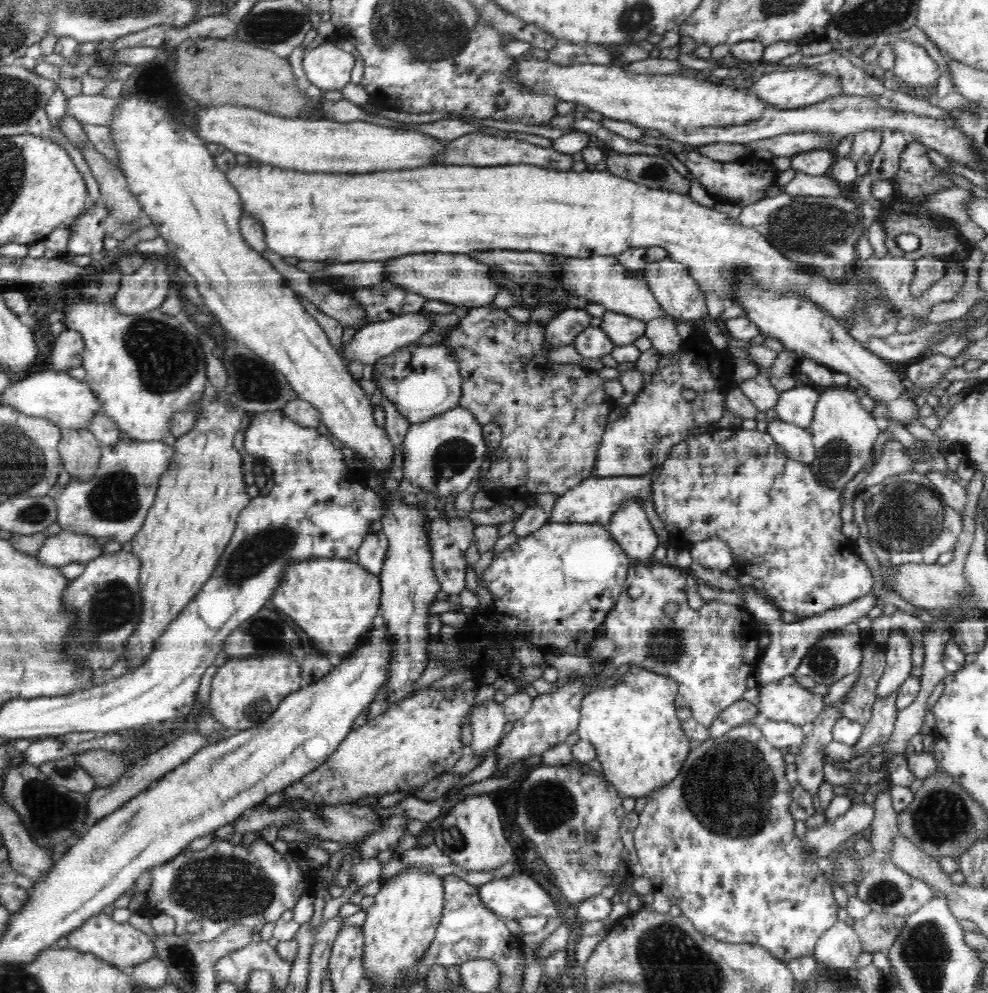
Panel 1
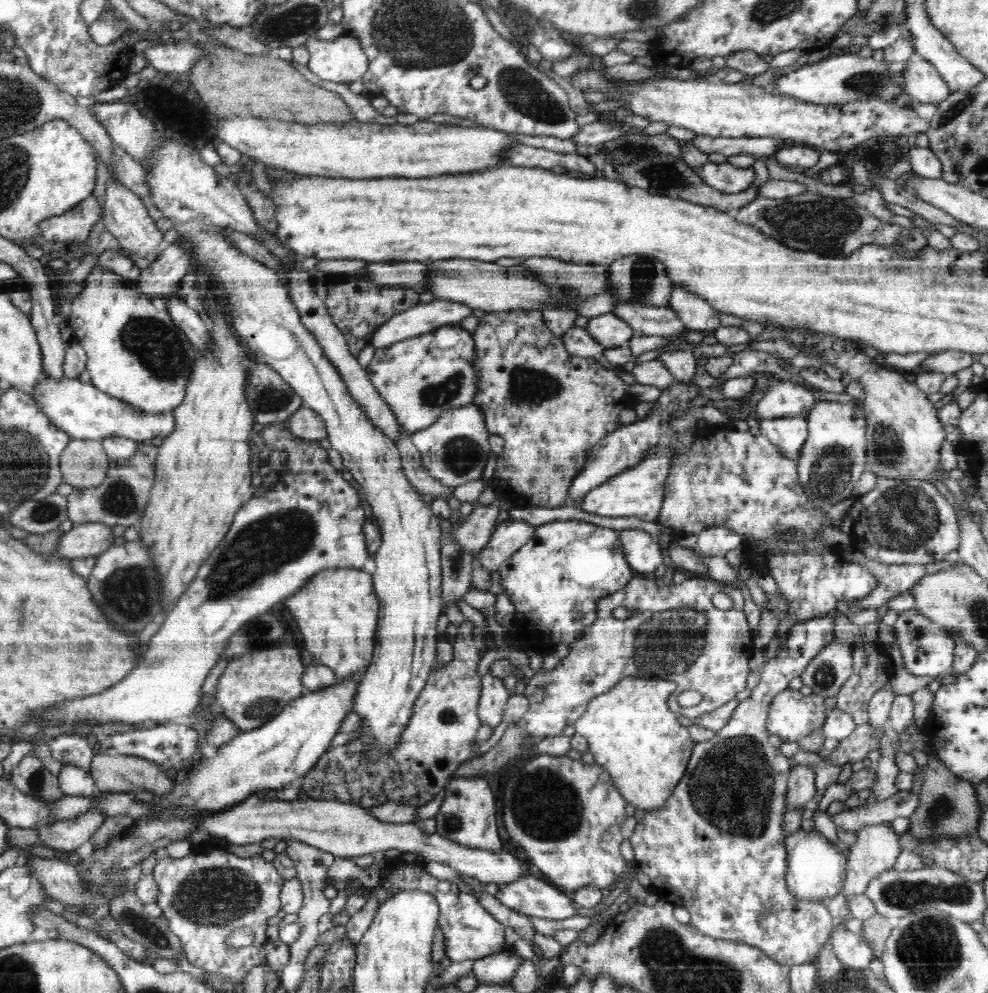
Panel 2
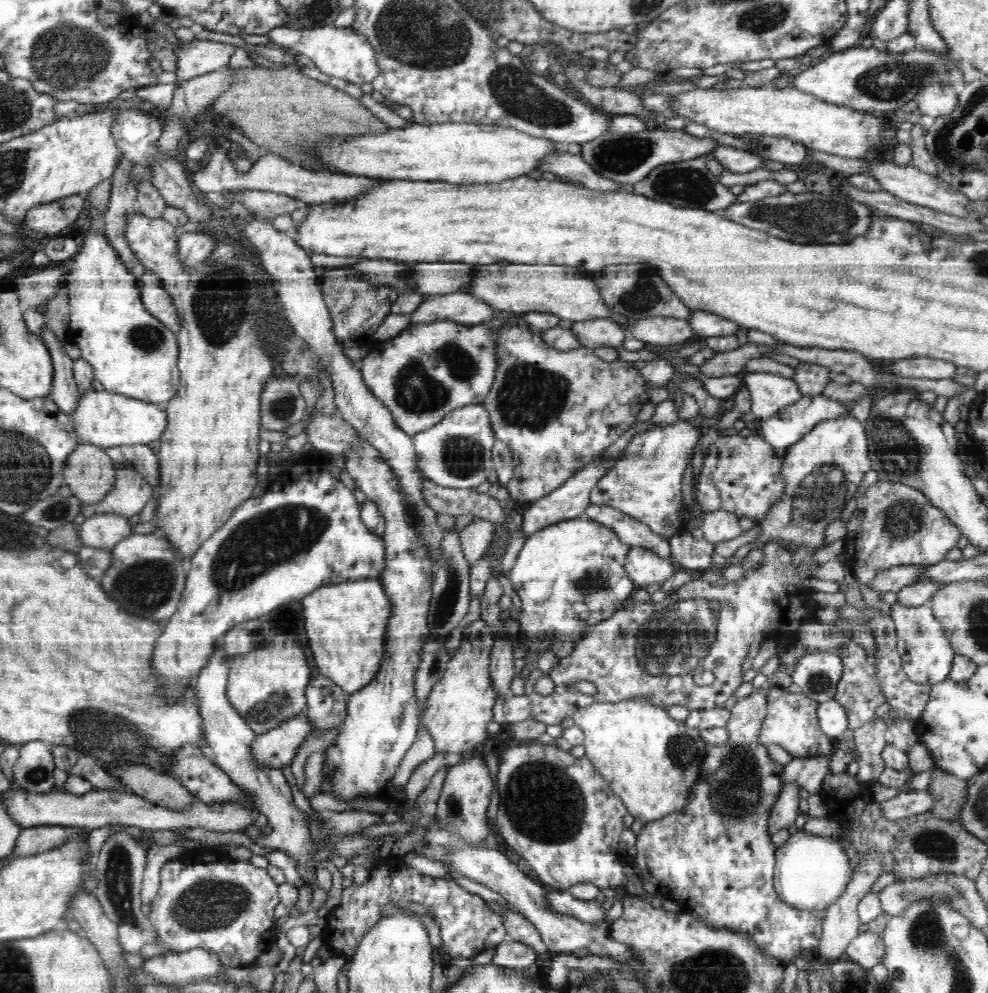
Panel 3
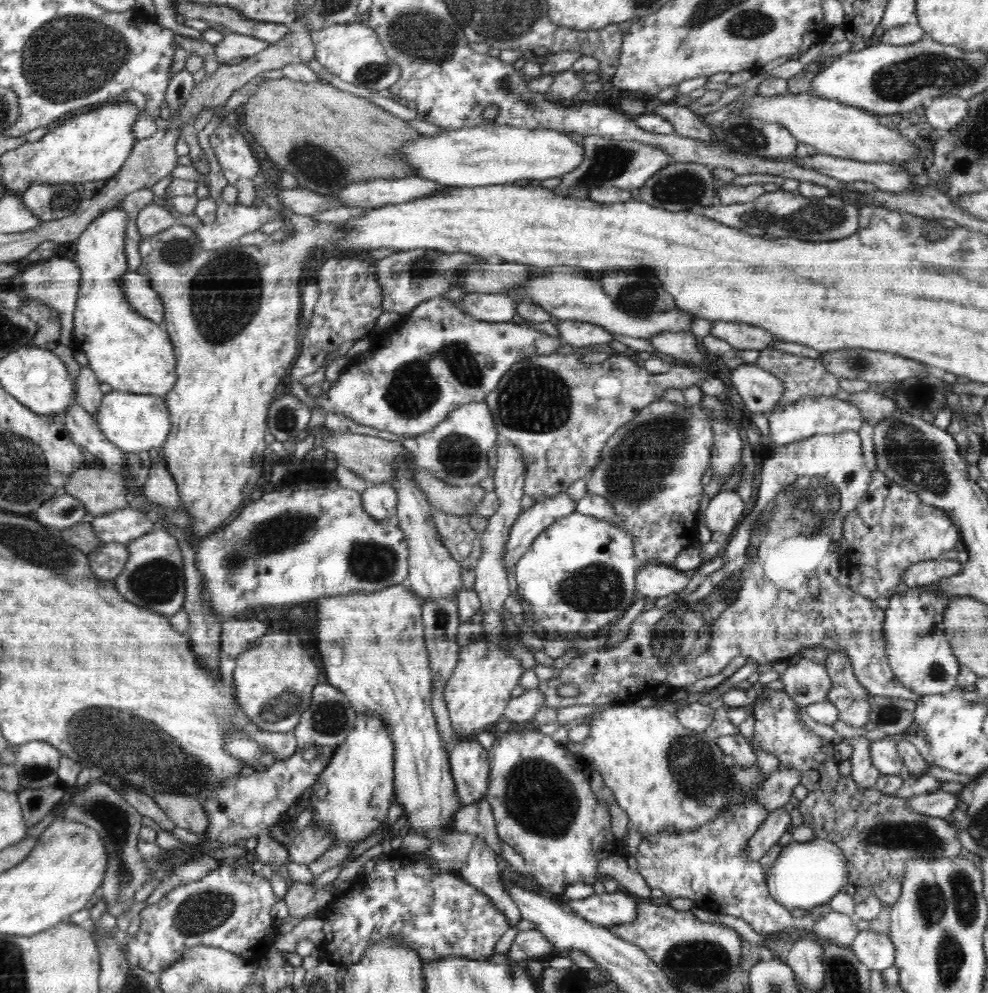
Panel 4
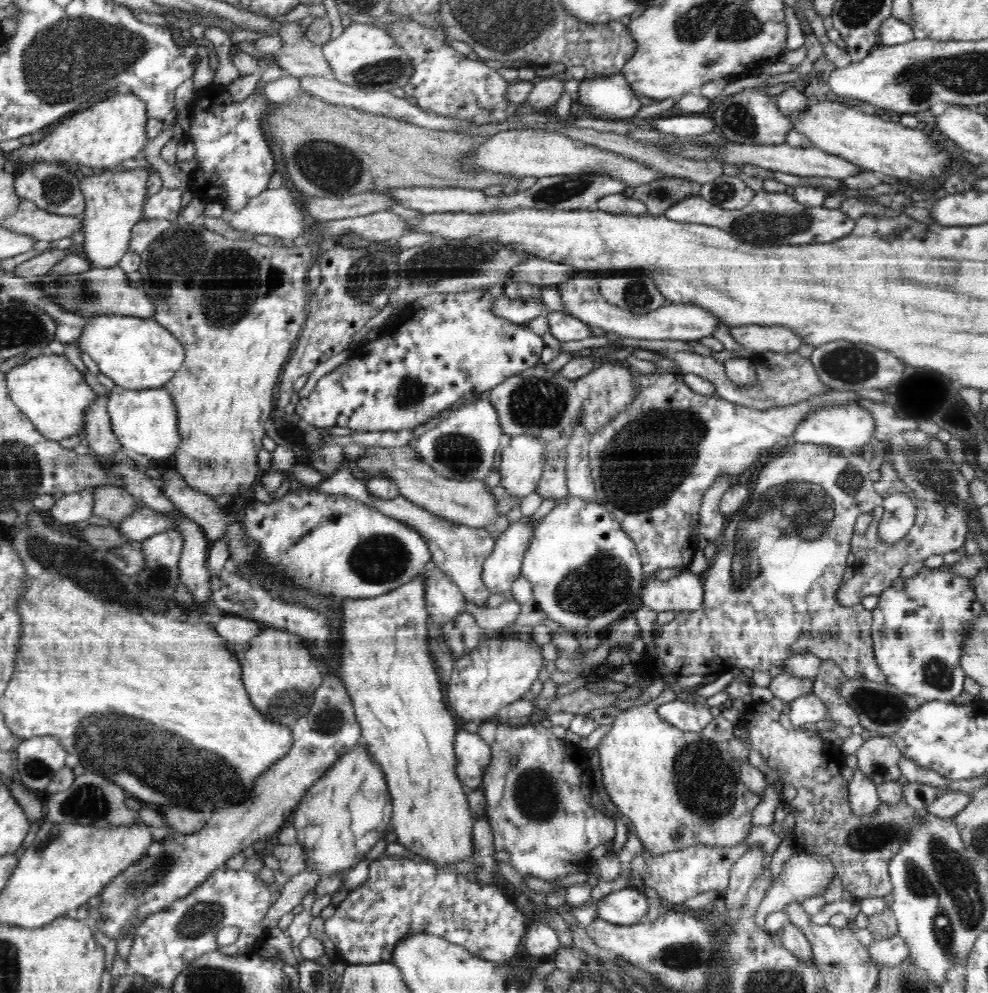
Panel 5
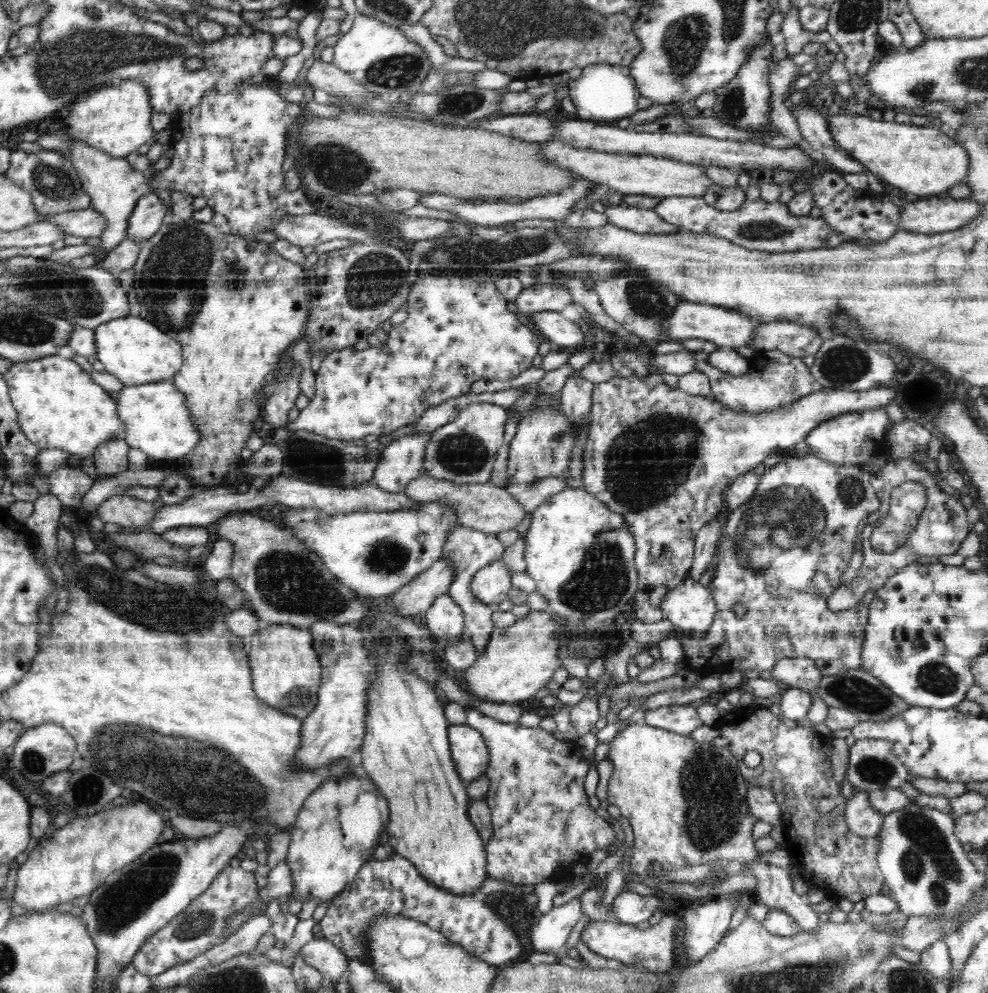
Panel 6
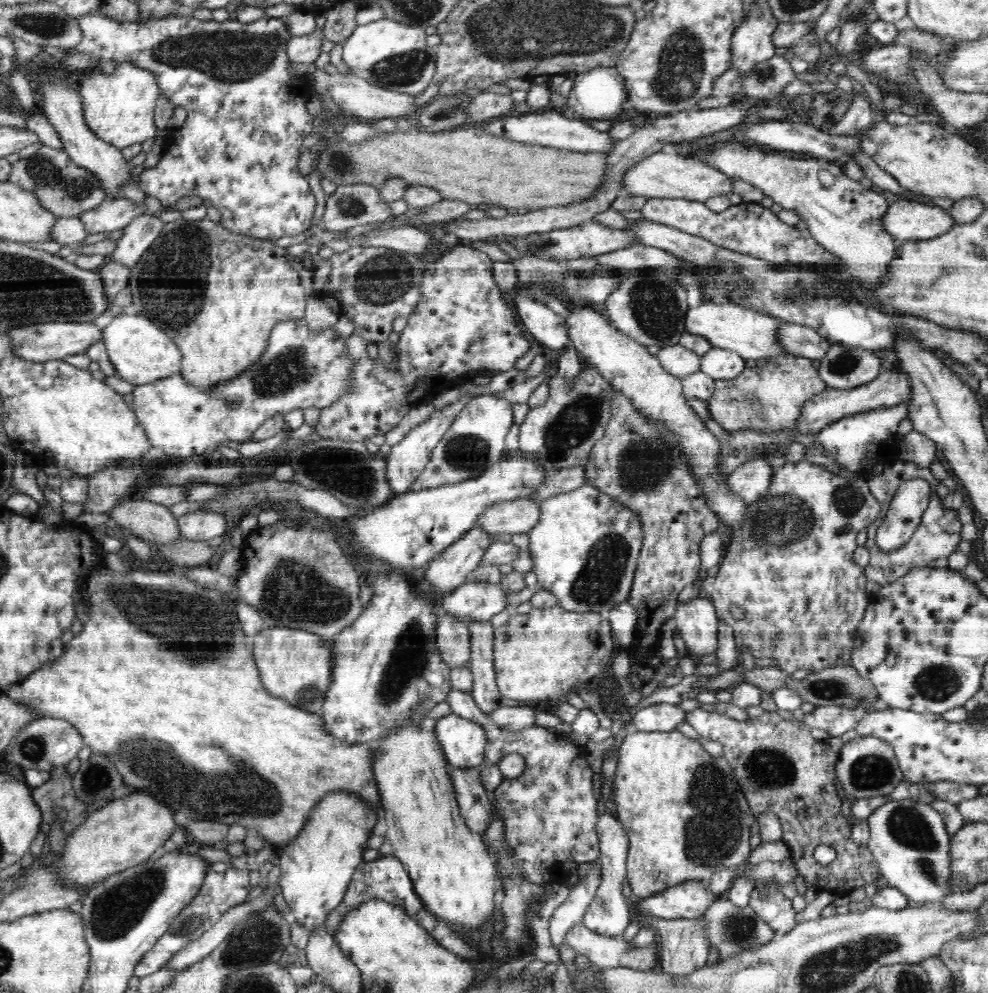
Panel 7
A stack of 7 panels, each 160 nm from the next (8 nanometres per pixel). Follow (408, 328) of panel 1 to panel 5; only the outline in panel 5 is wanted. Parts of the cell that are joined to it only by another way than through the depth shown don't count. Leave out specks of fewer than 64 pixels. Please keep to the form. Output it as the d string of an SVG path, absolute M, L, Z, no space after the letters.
M502 295L492 299L491 308L496 316L516 324L523 324L532 320L532 318L542 316L544 310L546 310L546 304L541 297L530 300L512 300L506 295Z

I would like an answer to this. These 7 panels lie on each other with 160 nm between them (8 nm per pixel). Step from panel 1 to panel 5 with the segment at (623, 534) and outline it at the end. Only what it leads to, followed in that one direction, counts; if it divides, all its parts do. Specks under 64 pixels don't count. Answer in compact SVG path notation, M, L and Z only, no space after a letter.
M685 569L668 581L646 579L641 590L643 604L658 612L692 612L704 604L703 578Z

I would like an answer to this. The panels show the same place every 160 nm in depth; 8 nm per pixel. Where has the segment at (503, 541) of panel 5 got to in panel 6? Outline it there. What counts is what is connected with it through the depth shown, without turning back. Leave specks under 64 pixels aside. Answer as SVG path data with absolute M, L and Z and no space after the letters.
M496 560L493 564L488 564L482 568L470 583L472 596L475 596L484 604L500 604L507 599L506 594L513 586L511 583L512 571L502 563Z

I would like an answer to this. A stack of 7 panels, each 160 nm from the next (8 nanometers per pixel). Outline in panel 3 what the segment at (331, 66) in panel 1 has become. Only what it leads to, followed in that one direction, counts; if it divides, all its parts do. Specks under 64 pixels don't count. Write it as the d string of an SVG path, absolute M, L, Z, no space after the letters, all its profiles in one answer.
M280 26L272 28L266 36L276 44L308 56L315 62L321 72L328 76L344 79L353 84L372 83L380 75L380 67L376 61L376 51L368 42L366 35L349 28L324 26L322 28L288 28Z

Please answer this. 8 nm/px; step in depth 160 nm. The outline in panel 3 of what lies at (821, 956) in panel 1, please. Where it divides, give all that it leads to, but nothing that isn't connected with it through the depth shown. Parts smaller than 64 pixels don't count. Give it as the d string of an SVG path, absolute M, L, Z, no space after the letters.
M867 931L852 940L846 948L845 958L860 964L866 970L871 970L874 966L883 964L882 958L885 954L885 945L881 936Z

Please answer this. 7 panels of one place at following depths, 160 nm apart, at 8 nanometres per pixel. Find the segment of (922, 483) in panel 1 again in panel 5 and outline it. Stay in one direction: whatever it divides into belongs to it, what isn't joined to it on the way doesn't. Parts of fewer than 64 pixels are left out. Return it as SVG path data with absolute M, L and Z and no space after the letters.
M888 461L880 468L882 477L878 482L874 482L875 492L886 499L892 494L902 492L911 500L914 500L916 506L916 520L914 526L910 528L908 534L898 540L896 544L884 544L878 540L878 525L883 517L884 508L877 507L872 511L873 519L864 534L852 534L850 540L850 552L856 557L853 564L854 577L841 584L836 591L835 599L840 606L852 606L858 604L869 594L879 595L885 588L888 588L896 579L901 578L900 573L904 566L926 561L931 556L946 554L952 550L958 550L964 546L969 528L966 523L966 512L954 504L943 504L942 502L923 501L916 497L916 494L900 480L899 475Z

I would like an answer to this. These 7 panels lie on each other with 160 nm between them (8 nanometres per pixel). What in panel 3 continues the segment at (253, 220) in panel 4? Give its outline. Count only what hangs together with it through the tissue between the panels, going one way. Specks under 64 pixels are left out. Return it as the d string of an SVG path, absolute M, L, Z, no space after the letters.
M186 232L178 238L178 259L186 269L197 267L220 245L219 237L210 233Z

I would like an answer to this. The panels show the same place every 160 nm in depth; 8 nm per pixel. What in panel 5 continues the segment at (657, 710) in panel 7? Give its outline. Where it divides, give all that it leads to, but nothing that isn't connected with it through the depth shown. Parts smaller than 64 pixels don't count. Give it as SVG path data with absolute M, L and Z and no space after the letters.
M674 700L658 705L658 716L684 732L700 733L712 720L707 704Z

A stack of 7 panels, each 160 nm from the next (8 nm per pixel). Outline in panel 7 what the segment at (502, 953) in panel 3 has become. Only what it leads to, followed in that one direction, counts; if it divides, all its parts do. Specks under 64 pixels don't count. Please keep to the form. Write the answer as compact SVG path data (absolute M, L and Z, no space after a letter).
M590 868L576 886L569 890L568 899L553 913L549 921L552 945L558 946L564 942L566 932L572 926L582 923L590 904L602 880L601 868Z

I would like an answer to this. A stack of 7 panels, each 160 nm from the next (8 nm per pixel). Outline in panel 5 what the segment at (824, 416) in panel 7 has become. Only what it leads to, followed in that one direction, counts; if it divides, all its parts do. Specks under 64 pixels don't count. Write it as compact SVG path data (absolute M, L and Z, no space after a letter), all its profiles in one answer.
M658 370L648 374L637 374L634 372L633 380L637 382L637 391L632 402L624 410L616 413L604 428L600 428L594 436L591 436L591 442L588 446L589 466L593 484L596 488L596 501L612 513L616 517L616 520L620 521L623 531L635 542L646 579L654 577L656 572L661 570L668 568L685 570L691 566L692 558L694 558L696 551L699 550L697 546L697 534L699 533L699 518L703 495L708 491L708 488L711 488L717 482L716 480L722 479L723 477L734 477L738 479L739 476L744 475L750 470L754 462L762 456L762 452L768 452L780 441L792 442L798 426L802 424L812 410L822 408L822 406L832 406L832 404L855 404L861 398L856 391L837 391L833 389L833 391L811 396L806 400L802 400L802 402L785 407L756 410L755 408L728 402L728 400L724 400L718 396L698 394L673 373L660 373Z

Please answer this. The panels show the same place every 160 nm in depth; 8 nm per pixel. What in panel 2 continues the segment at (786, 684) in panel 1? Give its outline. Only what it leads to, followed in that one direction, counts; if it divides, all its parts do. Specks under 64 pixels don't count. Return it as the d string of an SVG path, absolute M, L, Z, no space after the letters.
M788 688L779 692L770 704L766 722L769 734L778 734L783 742L799 742L822 728L825 721L824 699L802 695Z

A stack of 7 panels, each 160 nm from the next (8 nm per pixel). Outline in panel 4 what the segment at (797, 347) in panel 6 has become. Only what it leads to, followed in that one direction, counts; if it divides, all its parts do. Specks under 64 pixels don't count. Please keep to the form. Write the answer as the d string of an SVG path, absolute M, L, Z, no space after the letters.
M726 320L712 321L710 334L727 340L731 346L740 350L764 350L778 338L760 326Z

